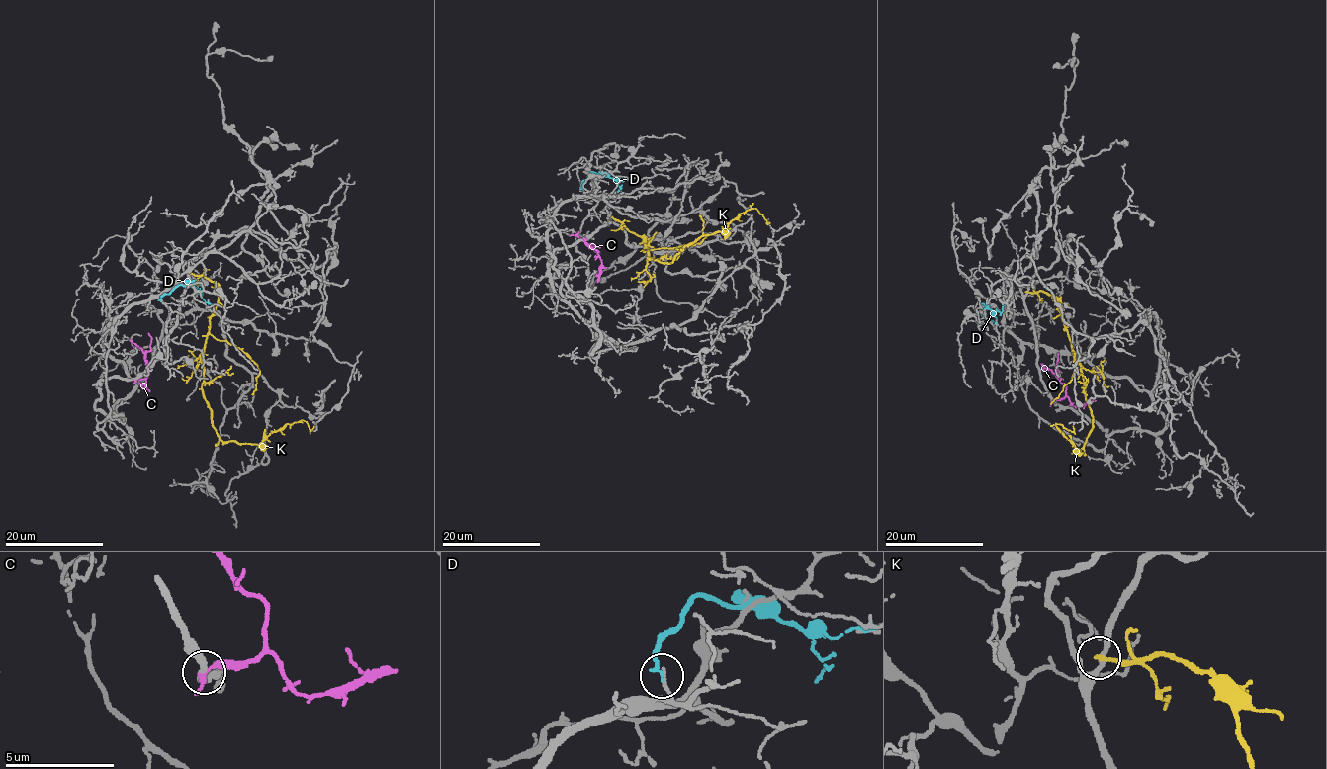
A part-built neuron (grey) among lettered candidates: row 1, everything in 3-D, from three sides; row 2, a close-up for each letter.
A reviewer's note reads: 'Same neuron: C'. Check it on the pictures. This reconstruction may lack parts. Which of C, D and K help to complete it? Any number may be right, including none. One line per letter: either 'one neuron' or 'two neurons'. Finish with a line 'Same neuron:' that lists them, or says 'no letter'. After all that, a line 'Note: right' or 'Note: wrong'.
C: two neurons
D: two neurons
K: two neurons
Same neuron: no letter
Note: wrong

